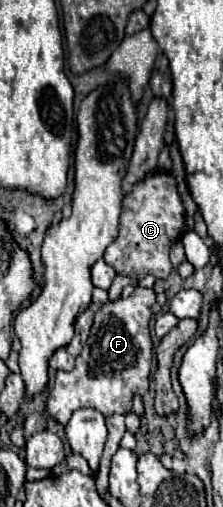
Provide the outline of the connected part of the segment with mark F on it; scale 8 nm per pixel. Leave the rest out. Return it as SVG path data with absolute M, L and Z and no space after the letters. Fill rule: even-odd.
M135 287L131 297L117 299L109 303L105 315L105 305L95 311L95 323L91 335L75 359L73 371L59 371L55 377L53 391L47 399L47 411L59 423L67 425L73 411L81 407L93 407L105 417L113 413L125 415L131 411L133 393L145 395L149 389L149 367L151 367L151 337L149 337L149 319L151 305L155 303L153 289Z

